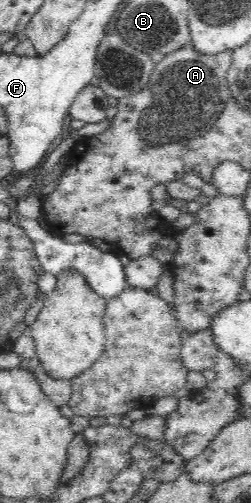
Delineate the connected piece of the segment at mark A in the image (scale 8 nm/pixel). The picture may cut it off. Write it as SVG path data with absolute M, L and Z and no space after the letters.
M188 44L174 53L165 54L165 57L155 65L155 69L153 69L153 73L149 77L149 85L147 87L133 92L131 95L115 99L118 111L112 120L110 129L104 130L99 136L83 137L71 146L71 150L66 155L64 171L58 177L58 182L54 189L50 193L42 194L39 197L42 207L42 222L49 229L66 238L74 234L84 236L85 238L99 237L99 239L110 243L114 247L114 250L118 250L118 254L126 254L131 260L139 259L147 255L151 256L151 253L159 247L175 255L179 253L179 242L177 242L176 237L179 230L175 229L171 222L168 222L157 214L157 207L155 207L153 197L151 196L151 189L157 183L167 183L182 179L185 175L184 163L180 158L183 154L183 147L185 147L187 142L207 133L211 129L211 126L219 119L221 113L223 113L225 97L229 95L227 92L229 87L227 75L232 65L233 53L234 49L227 49L227 51L219 53L219 55L204 55L197 51L197 49L194 49L192 44Z

